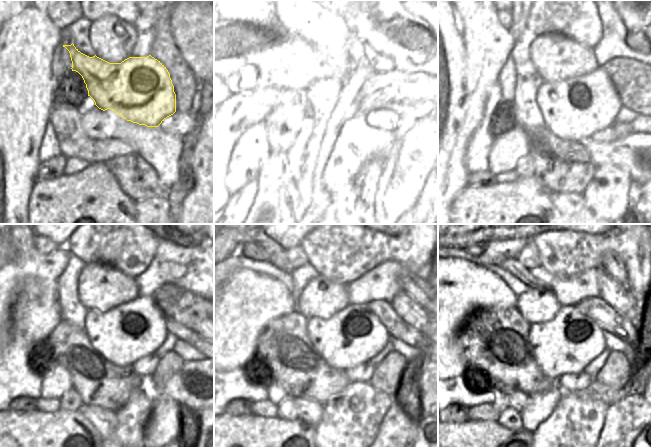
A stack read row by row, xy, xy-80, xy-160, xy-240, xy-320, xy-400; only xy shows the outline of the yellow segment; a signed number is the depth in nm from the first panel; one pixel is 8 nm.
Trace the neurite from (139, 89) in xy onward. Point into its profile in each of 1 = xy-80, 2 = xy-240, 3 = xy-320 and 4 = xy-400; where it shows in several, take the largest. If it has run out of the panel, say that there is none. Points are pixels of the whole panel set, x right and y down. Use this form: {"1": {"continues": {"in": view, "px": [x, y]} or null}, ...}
{"1": {"continues": {"in": "xy-80", "px": [362, 100]}}, "2": {"continues": {"in": "xy-240", "px": [123, 335]}}, "3": {"continues": {"in": "xy-320", "px": [353, 335]}}, "4": {"continues": {"in": "xy-400", "px": [570, 341]}}}

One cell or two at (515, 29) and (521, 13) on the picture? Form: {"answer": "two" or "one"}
{"answer": "one"}

